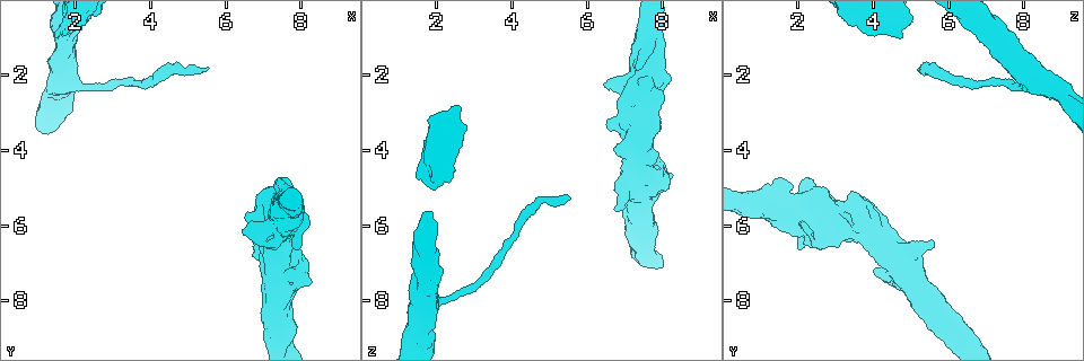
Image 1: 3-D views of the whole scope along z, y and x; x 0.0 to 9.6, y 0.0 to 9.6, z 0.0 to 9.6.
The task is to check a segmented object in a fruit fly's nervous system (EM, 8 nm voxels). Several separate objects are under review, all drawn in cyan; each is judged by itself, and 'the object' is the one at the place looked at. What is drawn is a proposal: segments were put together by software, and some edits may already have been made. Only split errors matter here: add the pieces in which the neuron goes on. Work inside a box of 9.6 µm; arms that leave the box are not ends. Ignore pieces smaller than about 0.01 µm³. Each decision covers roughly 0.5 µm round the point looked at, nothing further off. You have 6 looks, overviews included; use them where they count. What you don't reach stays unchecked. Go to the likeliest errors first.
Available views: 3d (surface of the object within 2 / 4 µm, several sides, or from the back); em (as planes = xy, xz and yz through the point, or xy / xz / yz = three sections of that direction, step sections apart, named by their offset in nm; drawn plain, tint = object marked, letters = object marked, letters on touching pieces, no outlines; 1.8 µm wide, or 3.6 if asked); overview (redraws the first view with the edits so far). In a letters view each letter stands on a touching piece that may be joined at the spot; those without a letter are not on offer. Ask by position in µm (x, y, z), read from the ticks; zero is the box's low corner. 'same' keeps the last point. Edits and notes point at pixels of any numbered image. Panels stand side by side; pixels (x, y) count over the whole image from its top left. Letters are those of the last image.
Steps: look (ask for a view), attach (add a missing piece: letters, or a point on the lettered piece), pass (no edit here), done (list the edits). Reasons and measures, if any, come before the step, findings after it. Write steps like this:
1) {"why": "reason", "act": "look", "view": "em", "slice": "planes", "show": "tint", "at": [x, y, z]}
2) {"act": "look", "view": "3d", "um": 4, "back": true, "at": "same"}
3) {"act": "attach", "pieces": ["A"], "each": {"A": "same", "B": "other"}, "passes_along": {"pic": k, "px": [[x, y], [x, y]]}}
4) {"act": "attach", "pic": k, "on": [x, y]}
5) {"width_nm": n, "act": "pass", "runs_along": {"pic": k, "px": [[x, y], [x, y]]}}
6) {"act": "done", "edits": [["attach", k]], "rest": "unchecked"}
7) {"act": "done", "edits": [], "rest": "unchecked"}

{"why": "long arm stops here", "act": "look", "view": "em", "slice": "xz", "step": 4, "show": "tint", "at": [5.45, 1.80, 5.25]}

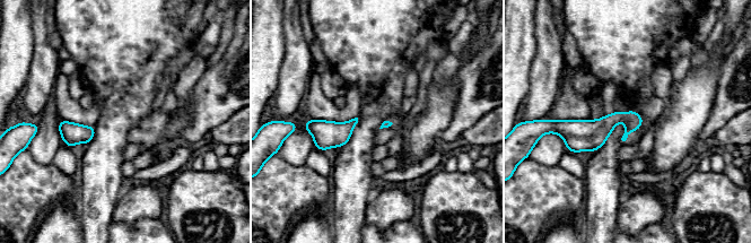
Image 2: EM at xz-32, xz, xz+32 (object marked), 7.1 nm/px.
{"why": "see the neighbours", "act": "look", "view": "em", "slice": "xz", "step": 4, "show": "letters", "at": "same"}

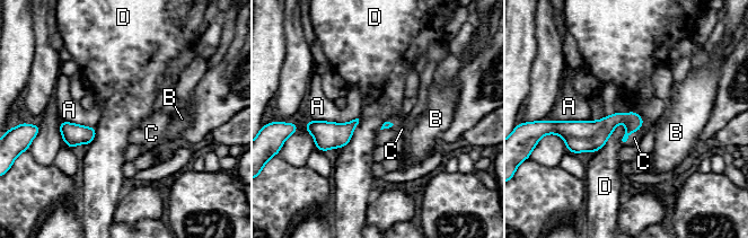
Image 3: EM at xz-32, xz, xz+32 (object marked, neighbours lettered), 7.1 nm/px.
{"act": "attach", "pieces": ["C"], "each": {"A": "other", "B": "other", "C": "same", "D": "other"}, "found": "the neuron continues"}

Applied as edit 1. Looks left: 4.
{"why": "free end", "act": "look", "view": "3d", "um": 4, "back": true, "at": [1.55, 1.00, 4.85]}

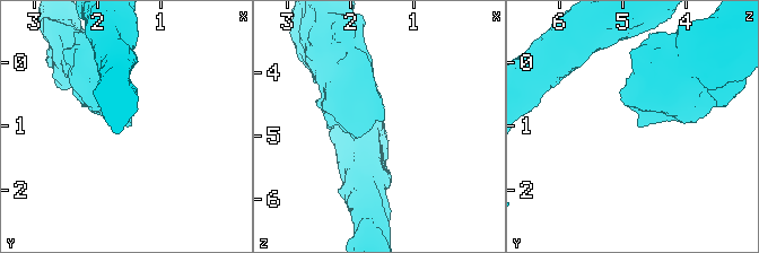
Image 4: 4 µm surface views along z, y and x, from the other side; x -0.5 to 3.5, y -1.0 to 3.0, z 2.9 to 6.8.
{"why": "shape alone is not enough", "act": "look", "view": "em", "slice": "xy", "step": 4, "show": "letters", "at": [1.55, 0.90, 4.75]}

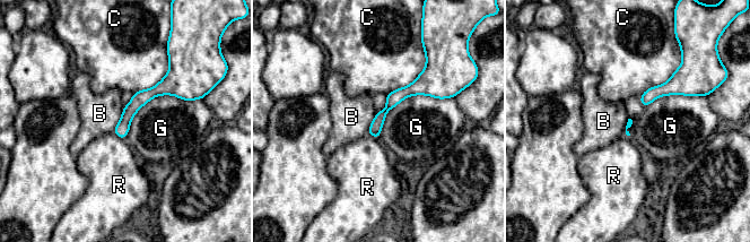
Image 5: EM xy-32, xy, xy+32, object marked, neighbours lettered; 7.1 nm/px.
{"why": "another direction", "act": "look", "view": "em", "slice": "planes", "show": "letters", "at": "same"}

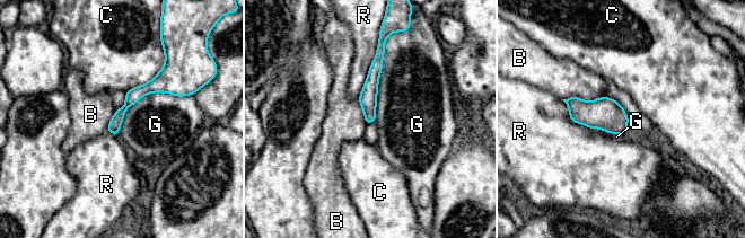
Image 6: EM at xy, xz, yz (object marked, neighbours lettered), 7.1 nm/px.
{"longest_contact_nm": ["G", 600], "act": "pass", "each": {"B": "other", "C": "other", "G": "other", "R": "other"}, "border": {"pic": 6, "px": [[192, 94], [143, 95], [116, 135]]}, "found": "no lettered piece goes on from it"}

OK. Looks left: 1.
{"act": "done", "edits": [["attach", 3]], "rest": "unchecked"}

